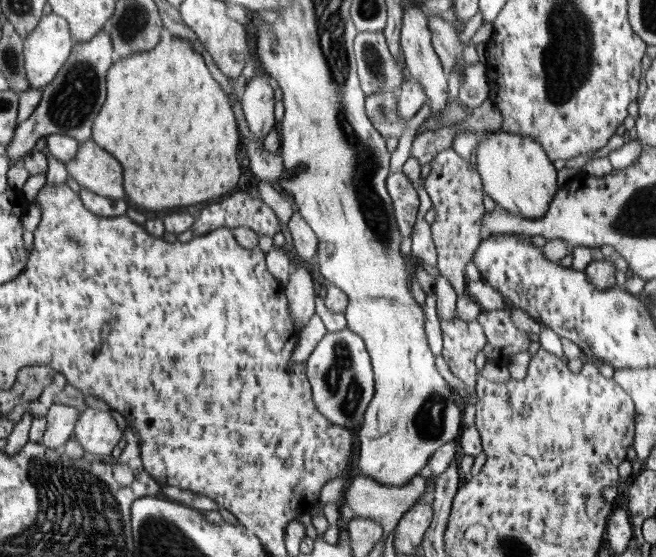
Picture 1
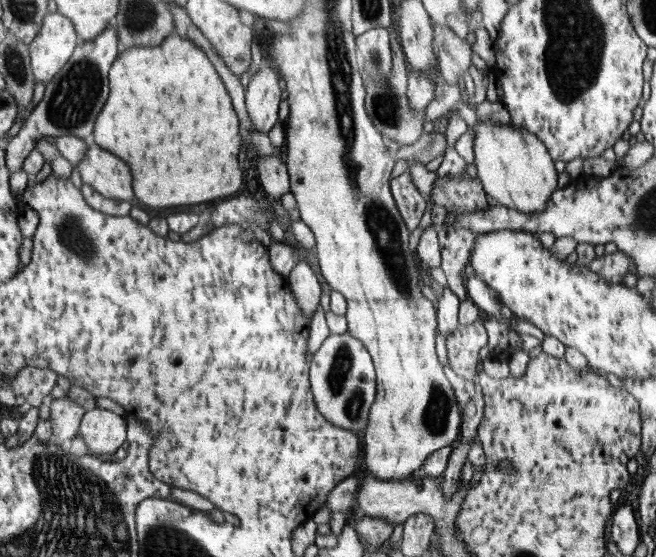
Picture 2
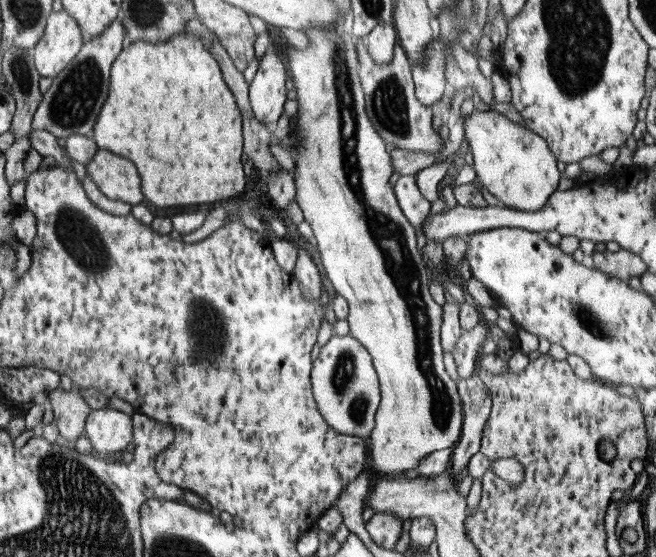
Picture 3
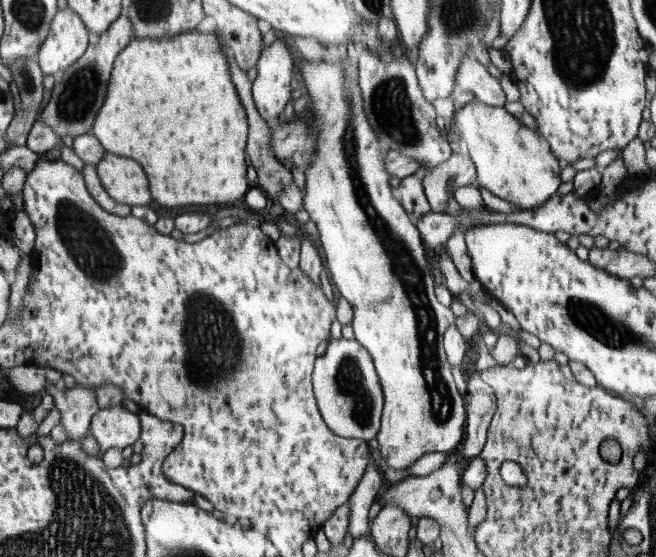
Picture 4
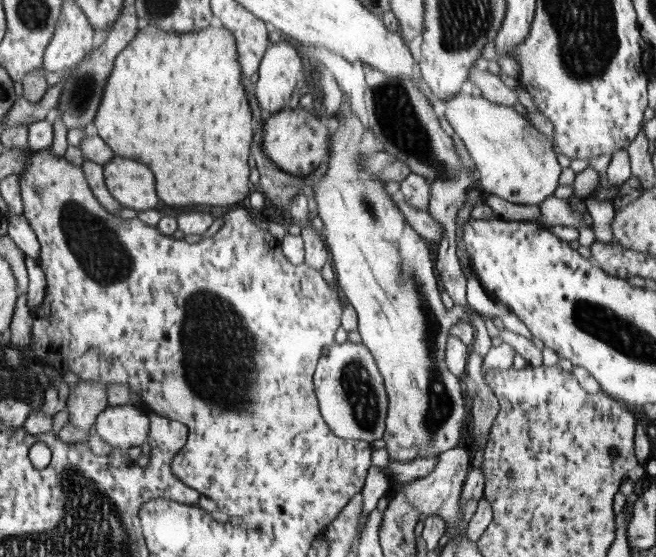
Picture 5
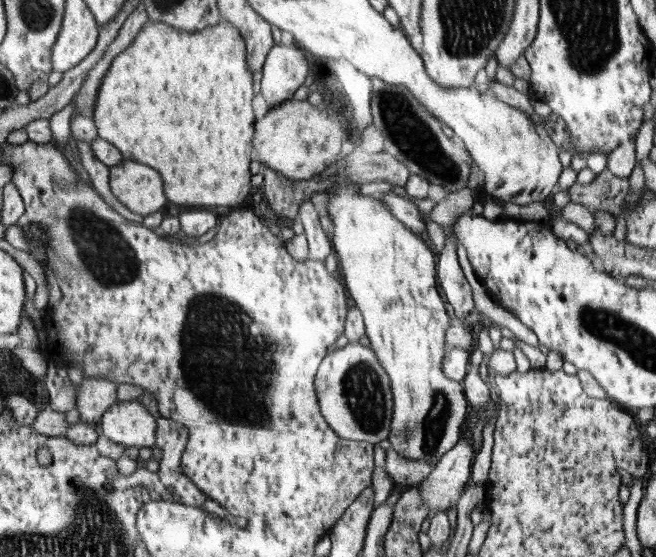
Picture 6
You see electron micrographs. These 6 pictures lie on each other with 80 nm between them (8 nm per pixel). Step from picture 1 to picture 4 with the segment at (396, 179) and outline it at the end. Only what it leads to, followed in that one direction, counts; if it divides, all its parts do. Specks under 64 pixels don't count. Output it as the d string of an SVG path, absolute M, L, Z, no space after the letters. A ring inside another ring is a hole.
M420 174L408 175L402 178L395 193L413 221L431 211Z

